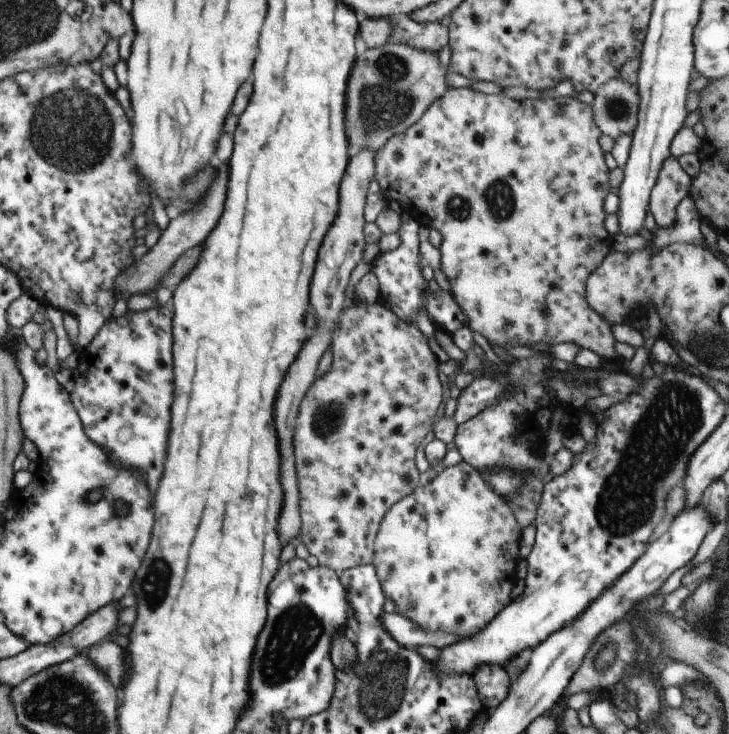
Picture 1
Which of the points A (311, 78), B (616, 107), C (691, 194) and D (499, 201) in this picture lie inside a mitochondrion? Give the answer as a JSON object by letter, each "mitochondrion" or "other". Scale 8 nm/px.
{"A":"other","B":"mitochondrion","C":"other","D":"mitochondrion"}

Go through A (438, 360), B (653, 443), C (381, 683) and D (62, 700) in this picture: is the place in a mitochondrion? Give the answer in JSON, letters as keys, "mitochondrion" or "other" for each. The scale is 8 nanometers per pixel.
{"A":"other","B":"mitochondrion","C":"mitochondrion","D":"mitochondrion"}

